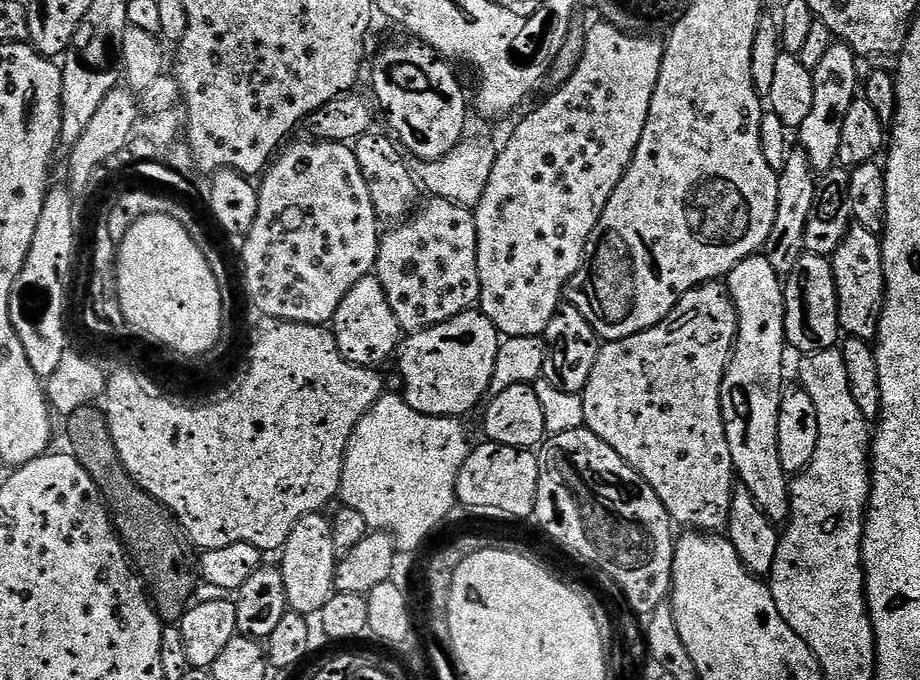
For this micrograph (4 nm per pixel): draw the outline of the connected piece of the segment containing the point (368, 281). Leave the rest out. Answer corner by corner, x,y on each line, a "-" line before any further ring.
375,275
359,280
350,294
342,298
342,306
338,306
330,330
342,358
363,368
376,368
383,360
391,356
393,359
402,343
398,318
394,318
394,310
390,310
390,302
386,302
386,290
382,290
382,282
378,282

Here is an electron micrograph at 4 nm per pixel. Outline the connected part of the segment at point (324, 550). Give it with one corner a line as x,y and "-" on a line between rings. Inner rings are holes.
324,514
302,517
294,530
290,530
278,559
282,582
286,582
289,609
309,618
315,617
336,592
338,557
334,550
331,519

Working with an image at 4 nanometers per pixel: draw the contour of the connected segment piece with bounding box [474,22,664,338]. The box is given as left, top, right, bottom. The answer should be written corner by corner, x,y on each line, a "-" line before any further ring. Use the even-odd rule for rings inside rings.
599,22
588,32
584,40
584,53
572,72
572,77
541,106
537,112
532,112
512,133
508,141
502,144
490,173
490,180
486,185
486,192
481,201
475,206
476,229
478,230
478,278
480,279
479,311
483,312
500,333
501,337
509,336
543,336
546,326
550,326
550,318
554,318
557,308
562,303
568,287
568,279
580,269
584,262
584,247
594,230
598,226
598,218
610,202
610,194
624,177
625,170
630,166
632,156
636,152
638,142
642,138
642,130
646,126
646,118
650,114
650,102
654,98
654,90
658,82
658,74
664,57
664,44
659,39
649,38
644,34
625,34
613,24

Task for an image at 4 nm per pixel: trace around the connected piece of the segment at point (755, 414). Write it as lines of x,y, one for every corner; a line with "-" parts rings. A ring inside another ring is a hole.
762,254
747,256
726,277
736,307
736,344
722,382
720,409
730,442
730,458
739,483
758,502
762,514
780,526
790,510
789,473
778,458
778,414
784,384
784,286
782,277

